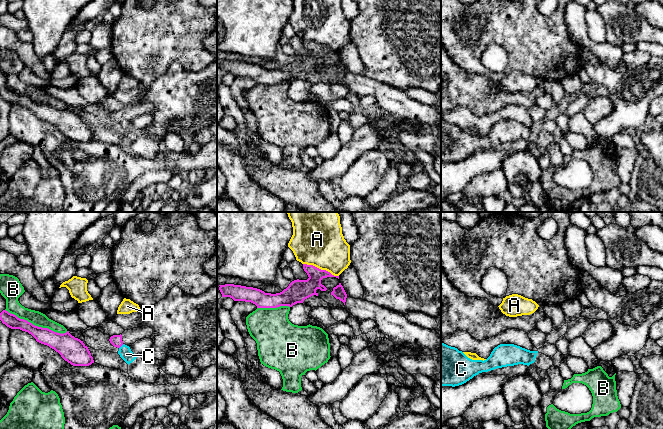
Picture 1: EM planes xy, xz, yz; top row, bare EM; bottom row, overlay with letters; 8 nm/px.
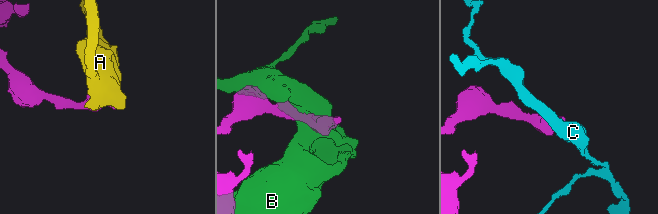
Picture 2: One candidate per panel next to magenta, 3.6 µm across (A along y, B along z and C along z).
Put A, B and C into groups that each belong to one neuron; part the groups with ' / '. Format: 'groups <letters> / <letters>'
groups A / B / C

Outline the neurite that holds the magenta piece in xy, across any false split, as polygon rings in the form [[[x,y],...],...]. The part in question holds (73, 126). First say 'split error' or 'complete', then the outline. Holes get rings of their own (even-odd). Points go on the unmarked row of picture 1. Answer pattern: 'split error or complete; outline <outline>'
complete; outline [[[6,86],[0,89],[0,96],[11,105],[28,108],[37,118],[54,125],[65,137],[73,142],[89,142],[94,139],[88,123],[83,117],[72,112],[69,107],[61,110],[48,104],[35,102]]]

